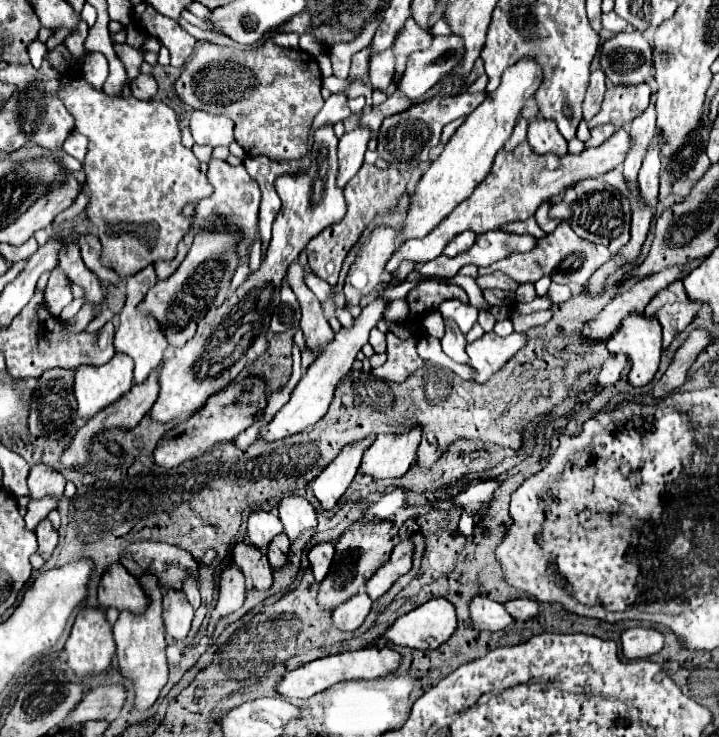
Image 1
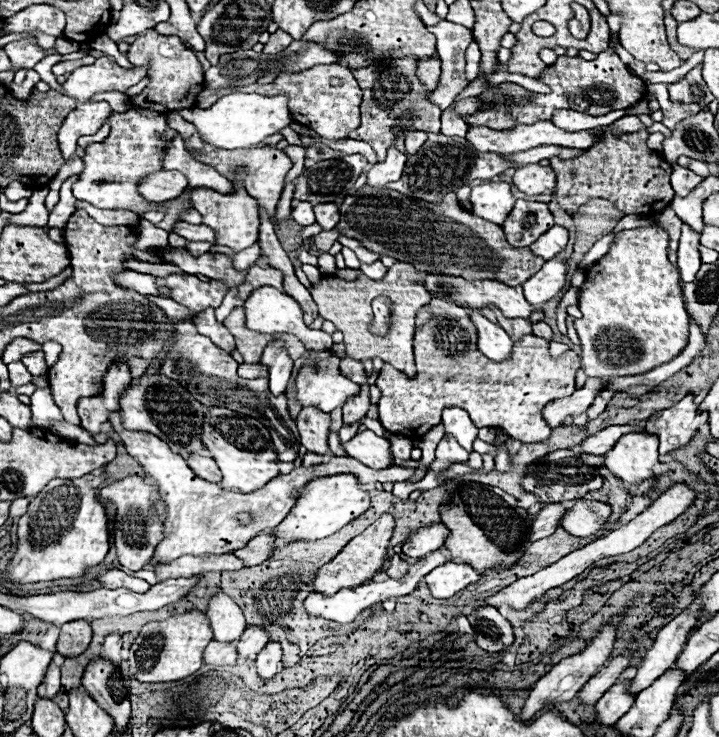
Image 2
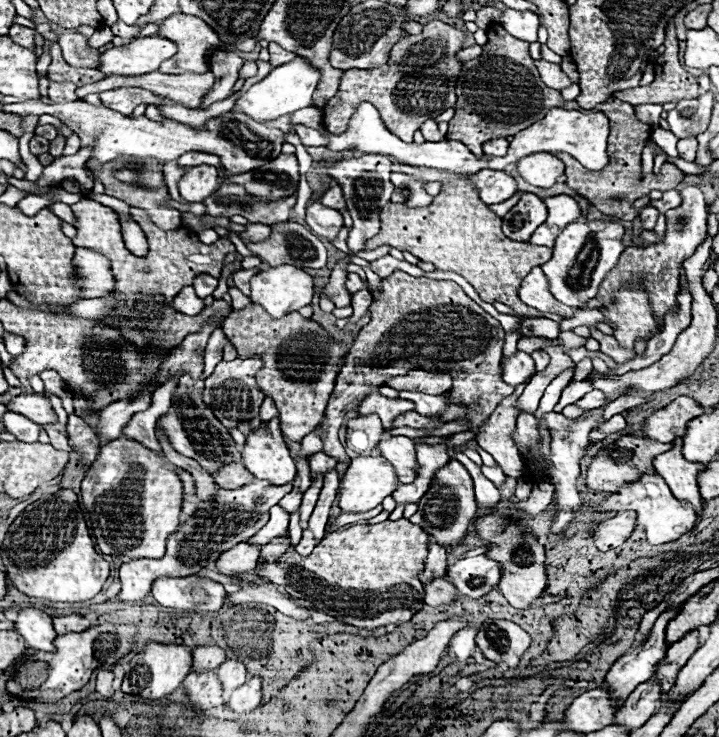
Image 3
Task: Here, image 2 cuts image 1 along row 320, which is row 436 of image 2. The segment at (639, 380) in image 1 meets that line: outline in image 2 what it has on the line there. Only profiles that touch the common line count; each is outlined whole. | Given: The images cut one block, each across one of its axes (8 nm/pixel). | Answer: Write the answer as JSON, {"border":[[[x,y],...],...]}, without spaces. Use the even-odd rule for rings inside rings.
{"border":[[[642,432],[624,434],[612,450],[604,454],[606,466],[620,478],[632,494],[640,494],[644,488],[654,486],[652,468],[658,464],[658,436]]]}

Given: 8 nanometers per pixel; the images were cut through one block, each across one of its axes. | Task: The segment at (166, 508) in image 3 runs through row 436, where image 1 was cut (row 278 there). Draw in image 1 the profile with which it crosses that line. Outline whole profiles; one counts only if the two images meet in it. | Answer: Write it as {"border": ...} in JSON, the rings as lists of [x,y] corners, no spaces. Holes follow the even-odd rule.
{"border":[[[78,76],[78,78],[70,80],[70,82],[66,82],[66,84],[58,90],[58,98],[64,102],[66,110],[68,110],[68,112],[74,116],[74,120],[76,120],[76,128],[74,128],[74,130],[80,132],[80,134],[84,134],[84,136],[90,140],[90,144],[88,144],[88,154],[86,154],[86,158],[84,158],[86,188],[88,188],[88,192],[90,192],[90,204],[88,204],[88,210],[86,210],[86,212],[88,212],[88,220],[92,222],[92,226],[98,228],[98,238],[100,238],[100,242],[102,242],[102,254],[100,254],[102,264],[104,264],[106,268],[114,270],[120,277],[121,283],[119,285],[125,286],[125,279],[128,278],[128,276],[138,274],[140,270],[144,270],[146,266],[150,266],[150,264],[154,264],[154,262],[158,262],[158,260],[172,260],[172,258],[176,256],[176,252],[178,252],[178,250],[176,250],[178,242],[184,240],[184,236],[186,236],[186,234],[190,232],[190,228],[192,228],[192,226],[190,226],[192,222],[182,214],[182,208],[184,208],[188,202],[198,202],[198,200],[210,196],[212,188],[210,188],[210,184],[208,184],[208,180],[206,180],[206,174],[202,174],[200,168],[198,168],[198,158],[192,154],[192,150],[184,148],[182,142],[180,142],[180,128],[178,128],[176,112],[174,112],[172,108],[164,106],[162,102],[156,102],[156,100],[146,100],[146,102],[144,102],[144,100],[138,100],[133,96],[127,98],[106,96],[104,92],[96,90],[94,86],[90,86],[82,76]]]}

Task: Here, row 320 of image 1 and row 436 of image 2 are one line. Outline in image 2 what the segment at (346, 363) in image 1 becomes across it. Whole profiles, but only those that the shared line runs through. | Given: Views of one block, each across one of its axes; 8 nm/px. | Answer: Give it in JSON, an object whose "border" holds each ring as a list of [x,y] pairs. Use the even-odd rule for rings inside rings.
{"border":[[[372,430],[358,432],[352,440],[342,444],[342,448],[346,450],[348,456],[360,460],[362,464],[374,470],[382,470],[394,464],[390,456],[390,442],[386,438],[376,436]]]}

